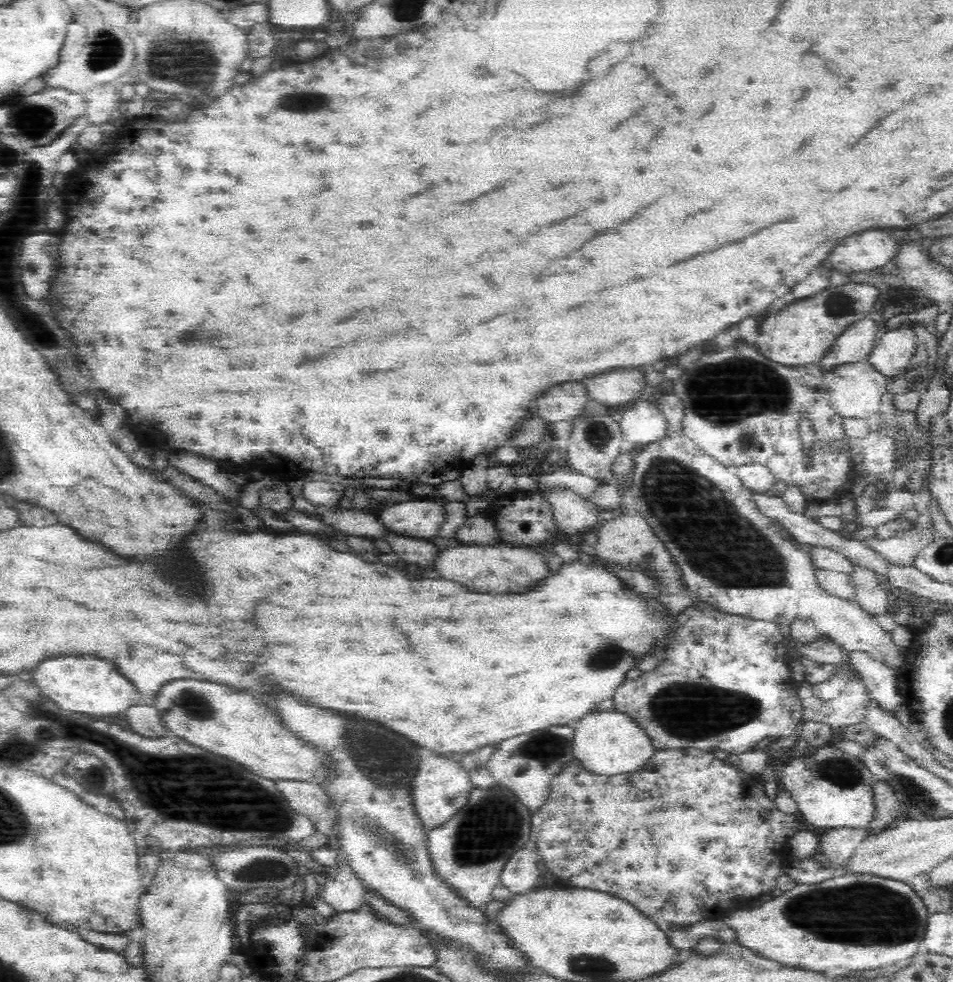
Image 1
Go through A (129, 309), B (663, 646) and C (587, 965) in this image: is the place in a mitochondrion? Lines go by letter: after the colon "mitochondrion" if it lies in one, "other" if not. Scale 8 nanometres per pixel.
A: other
B: other
C: mitochondrion

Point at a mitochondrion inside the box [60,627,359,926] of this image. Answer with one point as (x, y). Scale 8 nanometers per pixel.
(265, 813)

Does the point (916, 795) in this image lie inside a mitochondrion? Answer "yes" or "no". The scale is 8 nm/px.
yes

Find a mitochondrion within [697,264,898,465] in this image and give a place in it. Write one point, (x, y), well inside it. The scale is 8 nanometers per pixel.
(839, 306)

